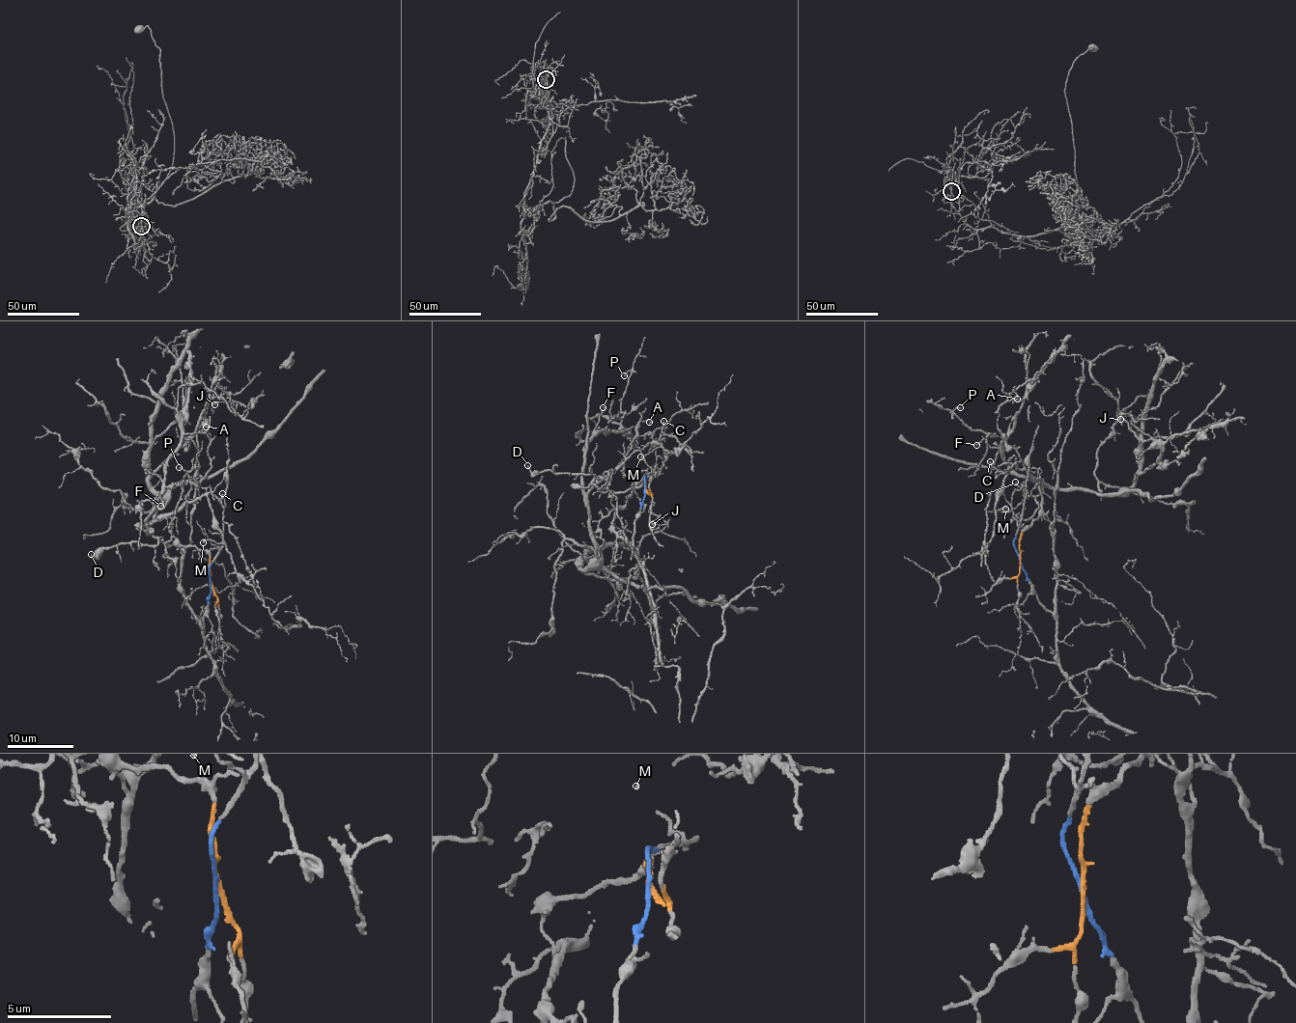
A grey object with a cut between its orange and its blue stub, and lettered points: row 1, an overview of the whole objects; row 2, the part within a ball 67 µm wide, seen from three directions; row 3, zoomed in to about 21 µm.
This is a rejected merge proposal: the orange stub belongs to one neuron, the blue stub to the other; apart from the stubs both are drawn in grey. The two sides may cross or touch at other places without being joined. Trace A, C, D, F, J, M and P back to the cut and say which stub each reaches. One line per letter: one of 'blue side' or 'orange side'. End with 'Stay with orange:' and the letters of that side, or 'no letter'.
A: orange side
C: orange side
D: orange side
F: orange side
J: orange side
M: orange side
P: orange side
Stay with orange: A, C, D, F, J, M, P

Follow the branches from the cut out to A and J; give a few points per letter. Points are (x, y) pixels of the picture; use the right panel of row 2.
A: (1019, 558), (1041, 484), (1003, 458), (1018, 398)
J: (1019, 558), (1023, 533), (1040, 512), (1040, 481), (1123, 495), (1157, 461), (1161, 448), (1130, 415), (1120, 420)

